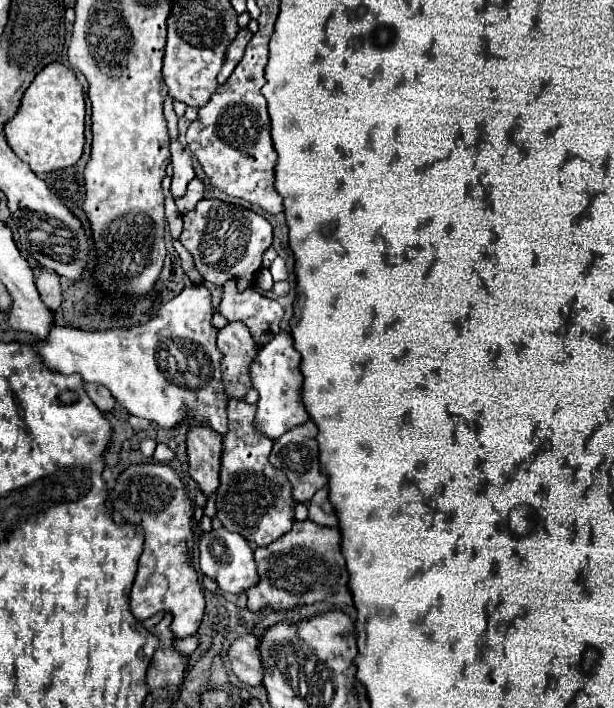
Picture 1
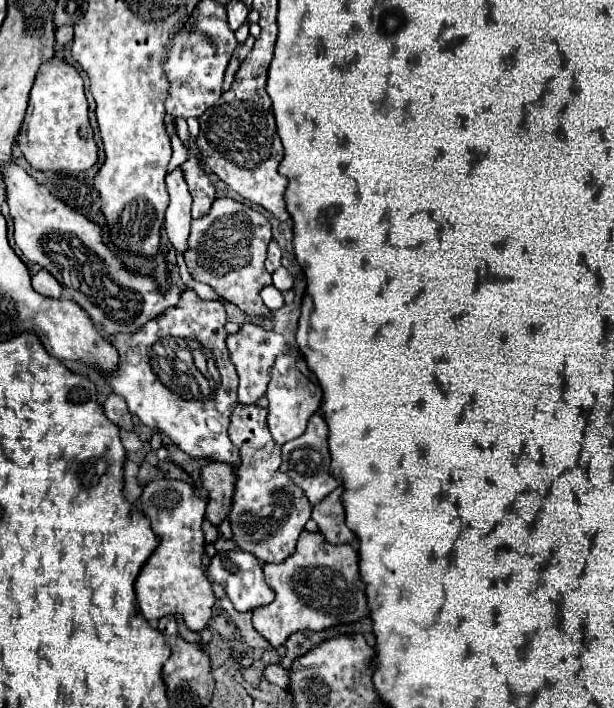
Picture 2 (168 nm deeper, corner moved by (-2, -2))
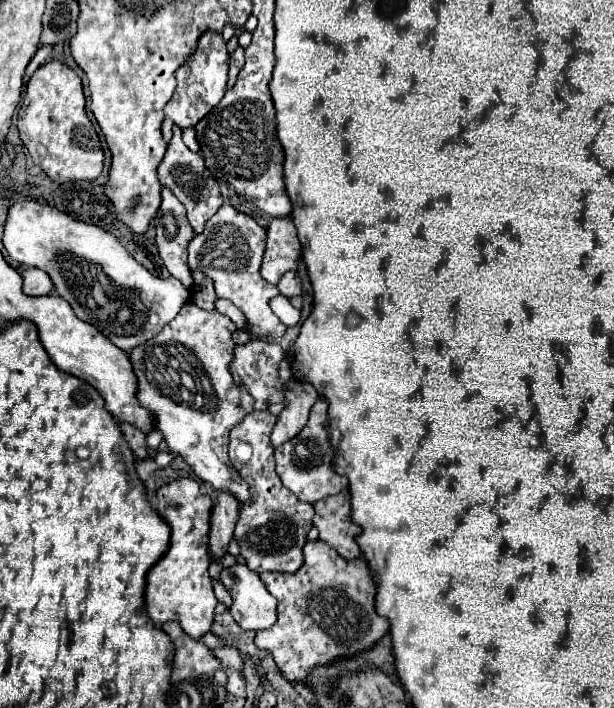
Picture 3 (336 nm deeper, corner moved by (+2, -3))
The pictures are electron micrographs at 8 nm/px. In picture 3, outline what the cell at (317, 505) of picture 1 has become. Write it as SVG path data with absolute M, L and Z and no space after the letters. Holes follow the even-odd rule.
M339 493L317 501L313 525L319 529L319 539L333 547L343 559L351 561L361 555L355 543L361 529L351 519L349 493Z

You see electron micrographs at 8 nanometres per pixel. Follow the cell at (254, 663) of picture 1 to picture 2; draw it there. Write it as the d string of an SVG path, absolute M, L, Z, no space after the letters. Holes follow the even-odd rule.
M267 664L263 670L265 680L269 680L275 686L281 686L283 690L287 690L289 686L289 674L285 668L281 668L281 664Z

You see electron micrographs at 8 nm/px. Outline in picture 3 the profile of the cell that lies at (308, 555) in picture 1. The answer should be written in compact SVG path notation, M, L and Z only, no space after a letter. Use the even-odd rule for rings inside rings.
M307 541L303 555L305 555L305 563L293 575L261 573L261 581L279 601L279 607L277 607L279 617L271 629L257 631L255 645L259 649L267 649L273 655L273 661L281 671L283 679L287 679L289 683L297 681L307 685L307 677L315 667L331 665L339 659L347 659L375 647L377 641L381 641L383 635L389 633L389 621L377 615L375 611L375 593L377 593L375 583L373 583L369 565L361 557L353 561L345 561L343 557L337 555L337 551L333 551L327 543L321 543L321 541L317 543Z

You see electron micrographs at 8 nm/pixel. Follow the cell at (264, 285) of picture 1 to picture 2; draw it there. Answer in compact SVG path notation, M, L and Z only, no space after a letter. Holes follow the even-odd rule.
M273 284L263 286L263 290L261 290L261 298L263 298L265 306L267 306L267 308L271 308L271 310L277 310L277 308L281 308L281 306L283 306L281 292L279 292Z

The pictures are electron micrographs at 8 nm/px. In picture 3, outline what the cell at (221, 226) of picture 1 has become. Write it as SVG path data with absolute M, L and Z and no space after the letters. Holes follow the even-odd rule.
M225 203L209 221L201 235L189 243L189 267L199 269L213 279L219 299L229 299L247 317L247 329L255 337L283 337L285 325L275 317L269 301L279 295L279 289L259 275L261 259L265 253L265 229L233 205Z

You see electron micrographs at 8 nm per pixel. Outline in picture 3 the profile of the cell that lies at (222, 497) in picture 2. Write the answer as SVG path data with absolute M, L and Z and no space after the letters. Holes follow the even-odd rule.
M229 493L217 495L217 505L211 515L211 533L209 533L209 551L215 559L221 559L227 553L229 541L233 539L233 529L239 519L239 503Z

